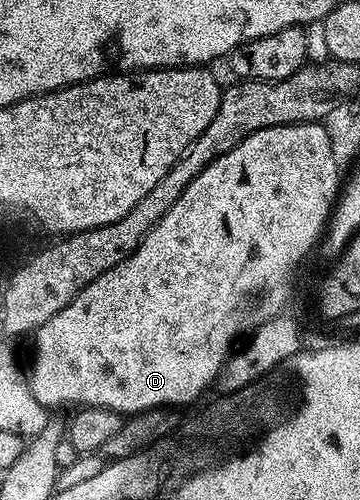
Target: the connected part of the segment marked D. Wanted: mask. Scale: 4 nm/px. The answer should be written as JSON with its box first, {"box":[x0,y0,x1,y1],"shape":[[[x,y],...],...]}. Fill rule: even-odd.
{"box":[28,122,340,417],"shape":[[[321,122],[289,123],[283,127],[269,127],[252,133],[240,145],[236,145],[228,153],[216,157],[197,175],[194,180],[180,193],[180,197],[168,213],[140,241],[140,245],[120,265],[108,269],[108,273],[100,273],[96,281],[92,281],[71,303],[64,305],[56,317],[52,317],[42,327],[33,332],[34,360],[28,367],[28,382],[32,397],[42,407],[99,407],[114,411],[117,415],[129,417],[157,407],[167,409],[183,409],[189,403],[194,403],[209,387],[218,382],[218,374],[230,360],[236,344],[243,337],[253,335],[260,325],[278,318],[287,310],[286,302],[290,299],[290,290],[294,287],[294,274],[298,266],[306,259],[306,254],[319,246],[319,242],[327,228],[330,213],[339,195],[340,166],[332,155],[330,132]]]}

